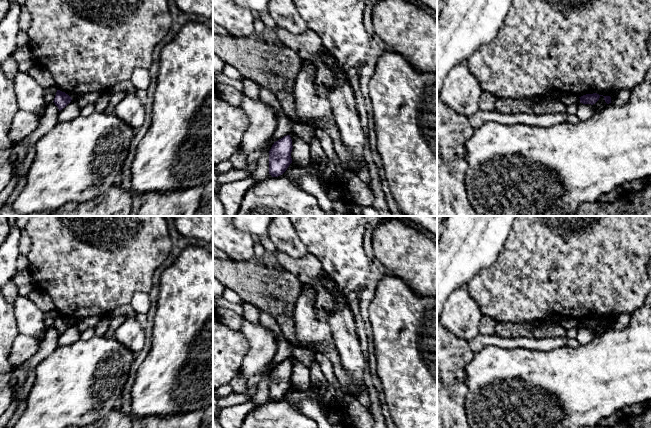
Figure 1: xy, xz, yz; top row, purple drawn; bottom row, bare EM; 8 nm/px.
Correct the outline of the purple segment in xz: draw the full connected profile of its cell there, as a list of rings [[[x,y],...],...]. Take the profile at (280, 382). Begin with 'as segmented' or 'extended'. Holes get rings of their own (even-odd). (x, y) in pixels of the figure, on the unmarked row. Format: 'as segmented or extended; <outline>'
as segmented; [[[290,359],[284,360],[274,366],[269,375],[269,398],[272,401],[282,399],[292,387],[292,363]]]

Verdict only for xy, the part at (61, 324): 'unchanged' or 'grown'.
unchanged

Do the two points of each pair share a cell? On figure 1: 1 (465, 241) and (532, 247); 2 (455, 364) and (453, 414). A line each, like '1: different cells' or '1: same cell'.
1: different cells
2: same cell

